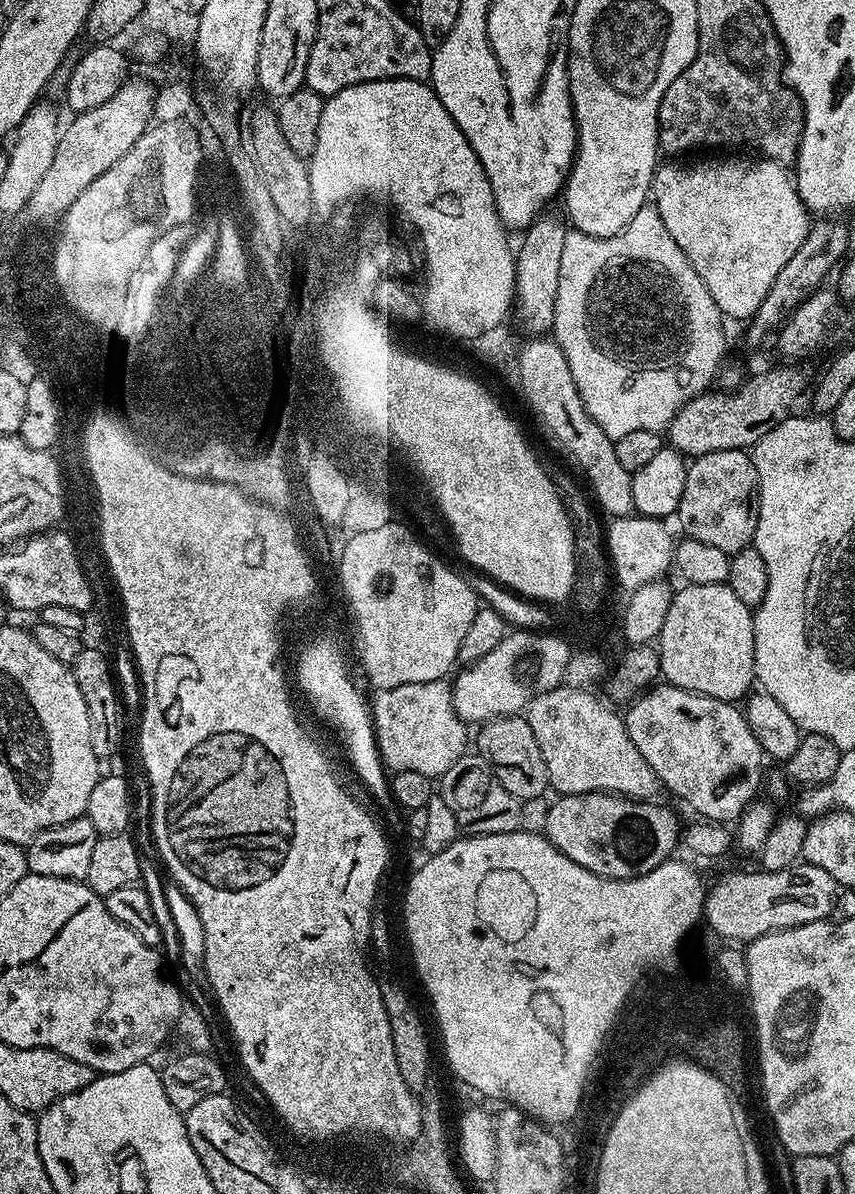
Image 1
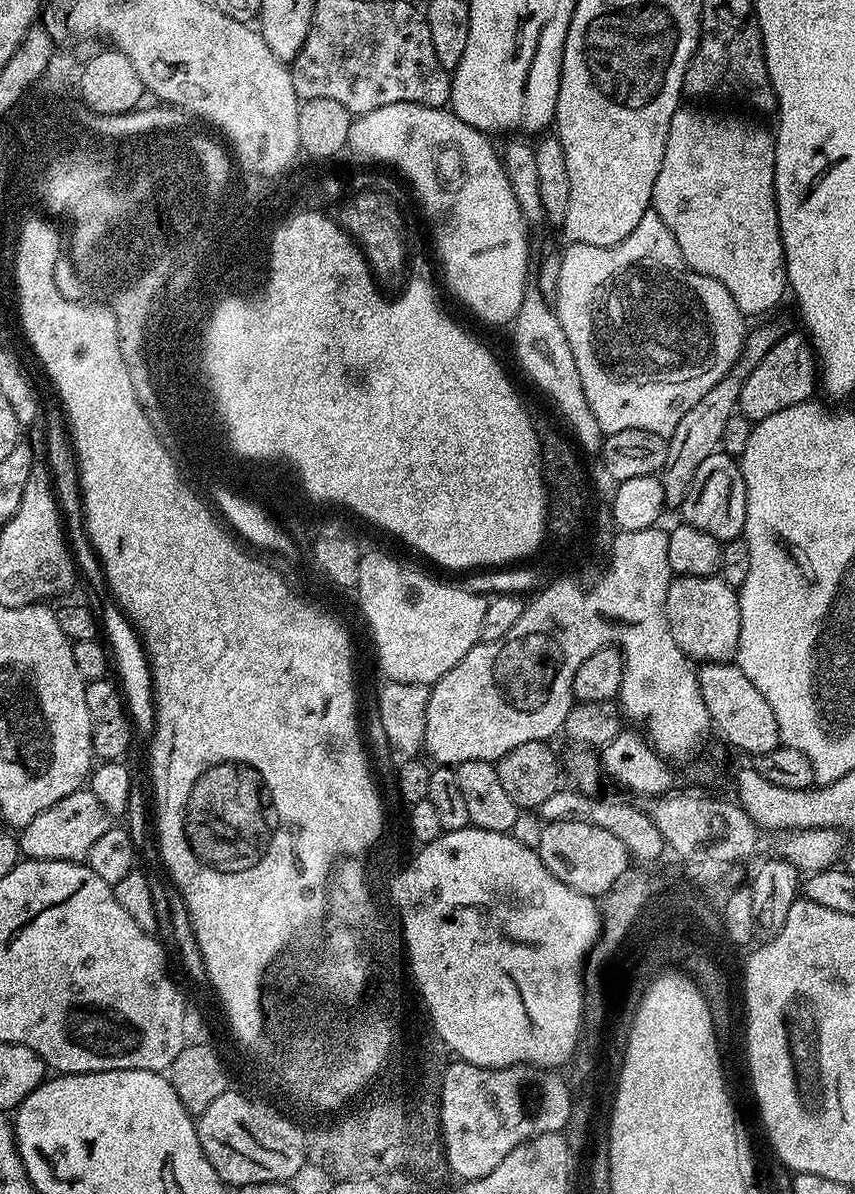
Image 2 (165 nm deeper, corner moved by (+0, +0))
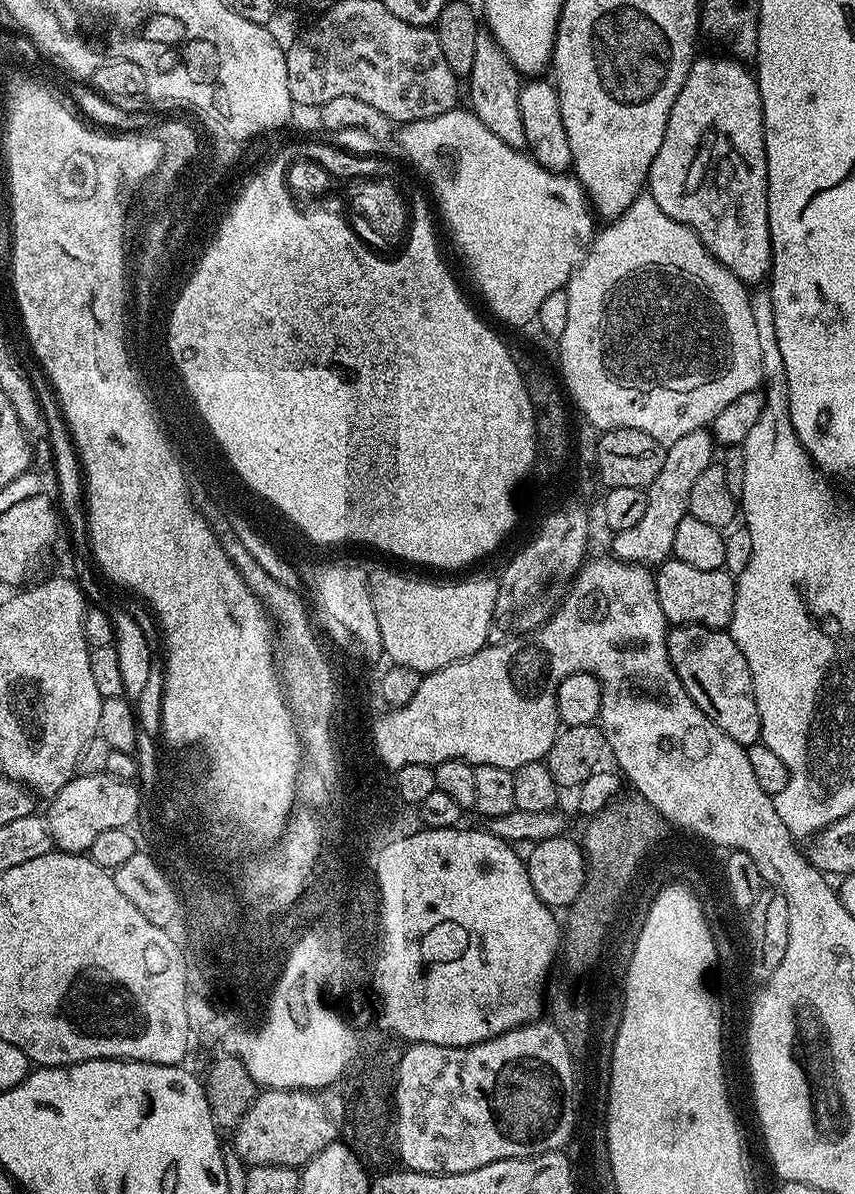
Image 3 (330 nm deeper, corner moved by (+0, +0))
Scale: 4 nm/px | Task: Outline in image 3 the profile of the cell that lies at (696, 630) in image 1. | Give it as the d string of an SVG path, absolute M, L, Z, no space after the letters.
M669 558L655 569L654 575L658 602L669 625L701 624L721 630L731 625L736 601L736 581L733 573L724 568L698 570L695 566L686 566L686 562Z

